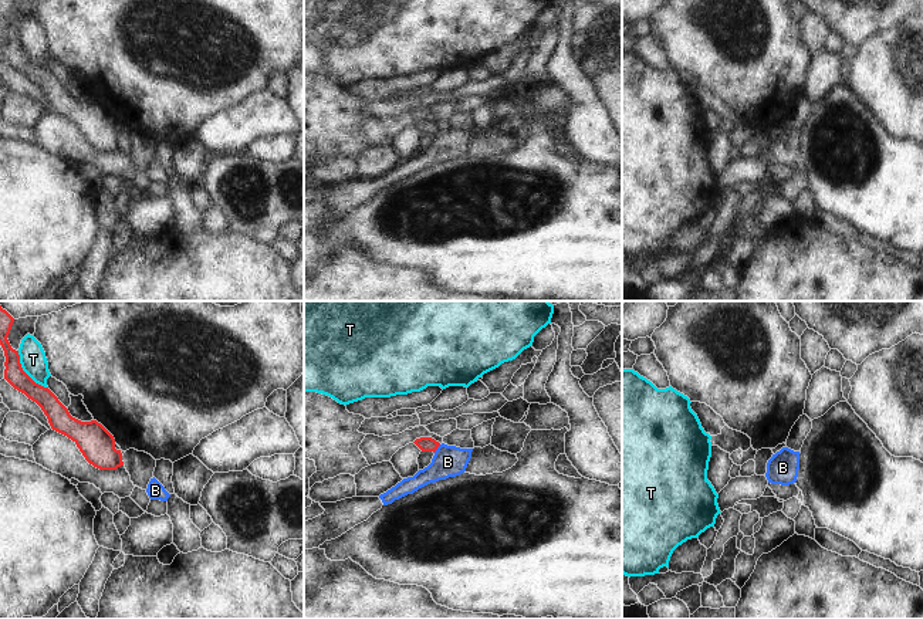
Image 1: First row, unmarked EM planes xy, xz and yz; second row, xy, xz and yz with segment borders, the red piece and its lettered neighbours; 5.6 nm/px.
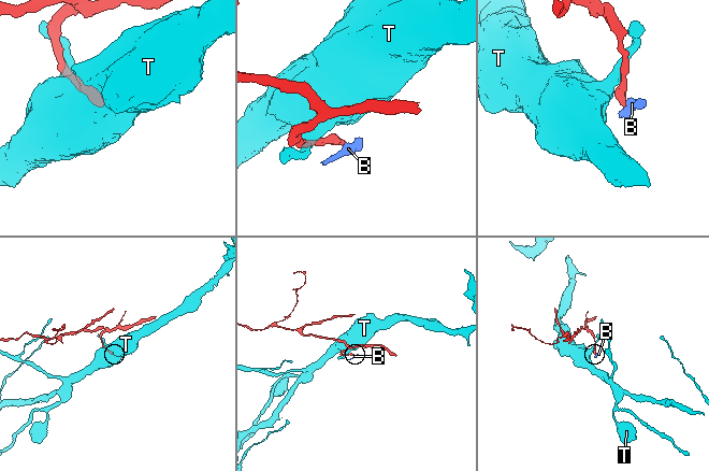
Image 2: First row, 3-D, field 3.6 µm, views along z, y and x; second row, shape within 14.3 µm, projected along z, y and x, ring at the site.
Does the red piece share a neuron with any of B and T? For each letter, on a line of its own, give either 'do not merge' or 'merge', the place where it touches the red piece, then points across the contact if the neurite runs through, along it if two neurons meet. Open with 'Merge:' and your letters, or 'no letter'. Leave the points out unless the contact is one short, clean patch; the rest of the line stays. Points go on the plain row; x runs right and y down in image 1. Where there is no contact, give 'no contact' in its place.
Merge: no letter
B: do not merge | xz (436, 131) | along xz (440, 127), (433, 134)
T: do not merge | xy (24, 54)

